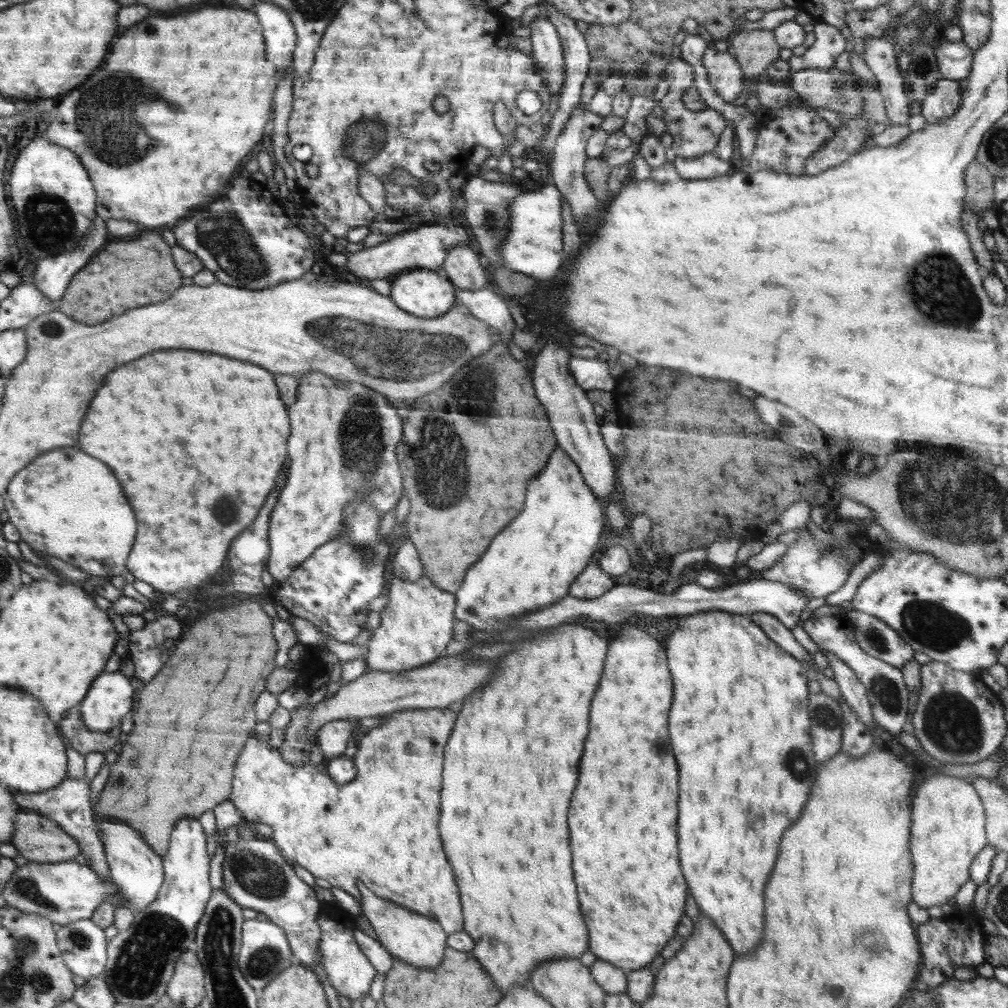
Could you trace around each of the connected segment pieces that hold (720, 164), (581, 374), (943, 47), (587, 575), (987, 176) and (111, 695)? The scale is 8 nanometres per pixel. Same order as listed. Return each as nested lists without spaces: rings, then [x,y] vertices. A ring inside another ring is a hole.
[[[706,153],[698,158],[671,157],[671,159],[677,173],[684,179],[712,179],[731,172],[730,162],[720,159],[717,153]]]
[[[571,357],[570,370],[577,383],[585,390],[600,388],[611,390],[615,382],[610,376],[610,362],[602,362],[600,359]]]
[[[941,38],[936,44],[936,59],[941,77],[952,81],[966,80],[972,67],[973,51],[964,41]]]
[[[594,560],[573,582],[570,595],[580,599],[599,598],[609,593],[615,584],[616,578],[600,571],[600,560]]]
[[[976,158],[966,167],[964,183],[967,189],[964,210],[971,210],[981,216],[986,210],[993,208],[994,176]]]
[[[119,671],[102,674],[102,678],[94,682],[94,690],[85,696],[86,702],[81,702],[85,725],[98,732],[120,727],[122,716],[131,712],[134,694],[136,690],[132,688],[130,680]]]

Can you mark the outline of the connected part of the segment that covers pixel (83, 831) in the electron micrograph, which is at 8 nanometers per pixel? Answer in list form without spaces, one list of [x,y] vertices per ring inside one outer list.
[[[70,777],[62,781],[53,789],[38,793],[18,791],[14,798],[18,806],[23,810],[34,811],[38,815],[53,819],[60,823],[62,829],[66,830],[82,846],[82,856],[86,858],[88,866],[92,867],[101,878],[109,878],[109,866],[105,857],[104,846],[98,838],[98,832],[94,828],[94,816],[90,808],[90,781],[87,777]]]

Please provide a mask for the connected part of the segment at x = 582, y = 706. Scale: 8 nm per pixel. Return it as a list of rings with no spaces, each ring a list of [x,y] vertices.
[[[560,624],[554,627],[554,631],[542,634],[530,642],[516,644],[514,652],[504,656],[502,662],[498,662],[498,672],[487,682],[486,688],[476,689],[469,697],[463,699],[463,708],[457,714],[456,728],[446,743],[443,754],[444,774],[442,774],[442,818],[441,839],[443,851],[446,853],[448,862],[454,871],[455,881],[459,888],[459,895],[463,912],[463,931],[466,934],[474,934],[474,942],[478,946],[472,950],[474,957],[480,961],[486,971],[496,981],[497,988],[503,996],[514,985],[525,984],[531,973],[543,962],[550,962],[555,958],[578,958],[588,948],[588,931],[584,918],[580,914],[580,902],[576,896],[576,884],[574,874],[570,866],[570,846],[568,846],[568,806],[572,792],[578,782],[578,762],[582,758],[584,740],[588,736],[588,708],[594,698],[594,692],[598,688],[602,668],[605,668],[604,660],[608,658],[610,638],[600,637],[594,630],[577,624]]]

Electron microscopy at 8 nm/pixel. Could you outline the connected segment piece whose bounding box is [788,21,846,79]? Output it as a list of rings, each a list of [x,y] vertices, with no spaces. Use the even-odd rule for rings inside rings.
[[[815,21],[811,29],[816,37],[815,42],[802,56],[793,55],[788,60],[790,64],[788,79],[800,70],[830,70],[835,67],[838,57],[846,51],[846,39],[835,26]]]

